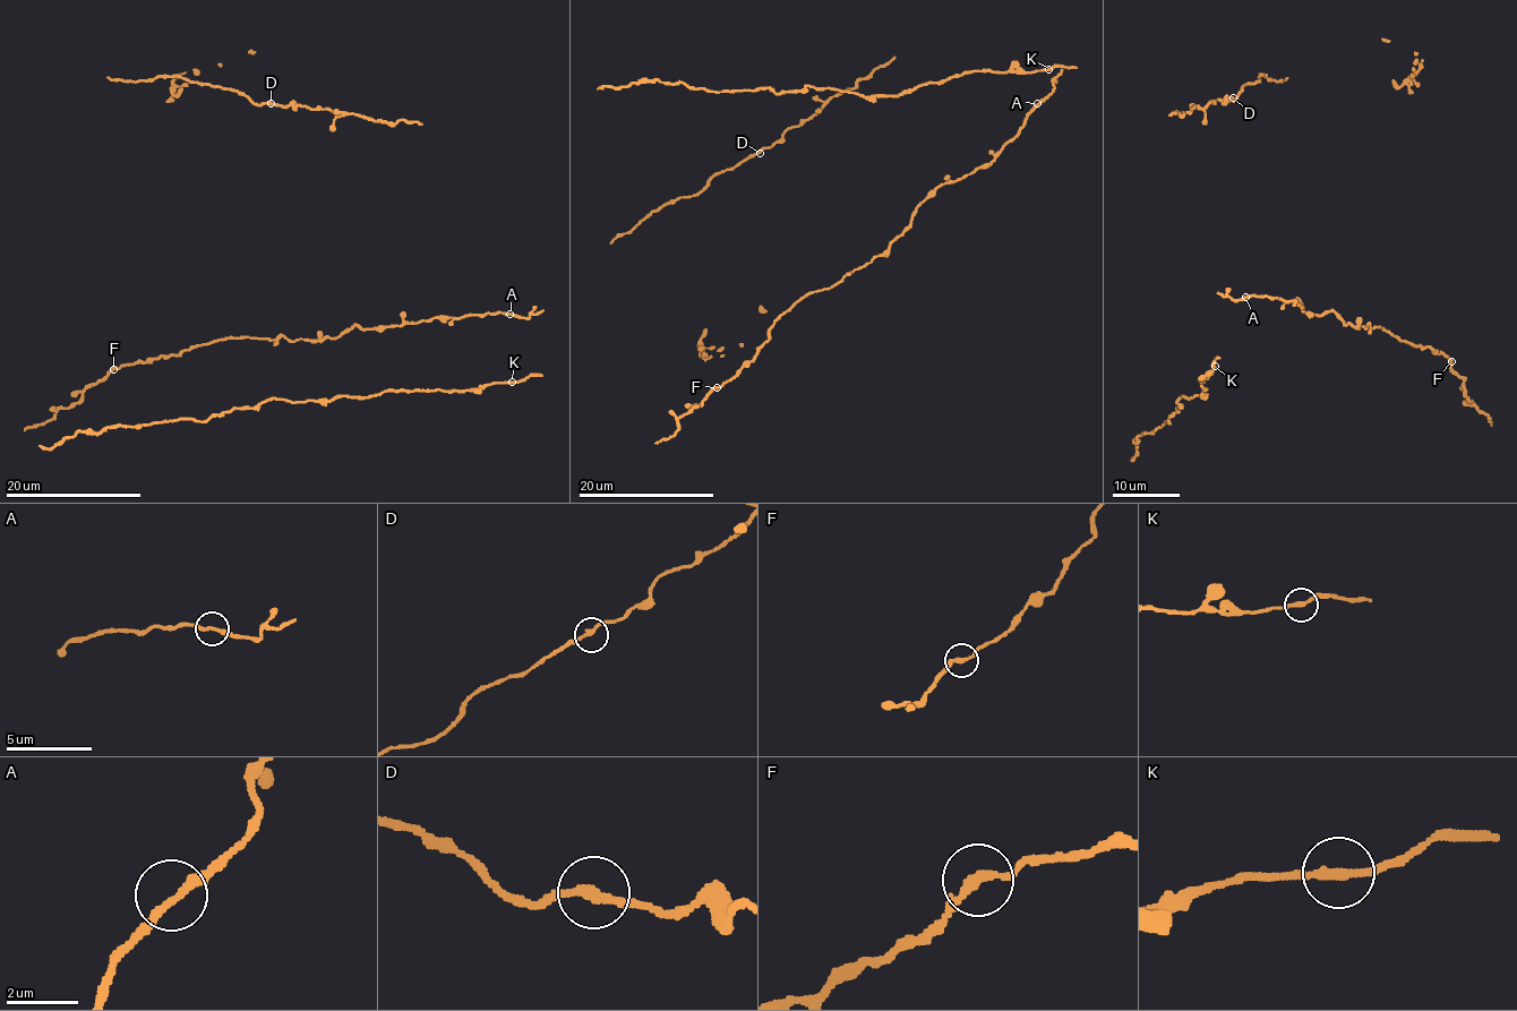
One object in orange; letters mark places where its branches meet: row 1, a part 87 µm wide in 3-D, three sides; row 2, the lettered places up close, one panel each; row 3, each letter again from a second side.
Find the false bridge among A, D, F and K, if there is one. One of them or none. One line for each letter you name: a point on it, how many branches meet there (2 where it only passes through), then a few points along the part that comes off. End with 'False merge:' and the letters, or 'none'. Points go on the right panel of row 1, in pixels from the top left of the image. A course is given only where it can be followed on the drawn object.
False merge: none

